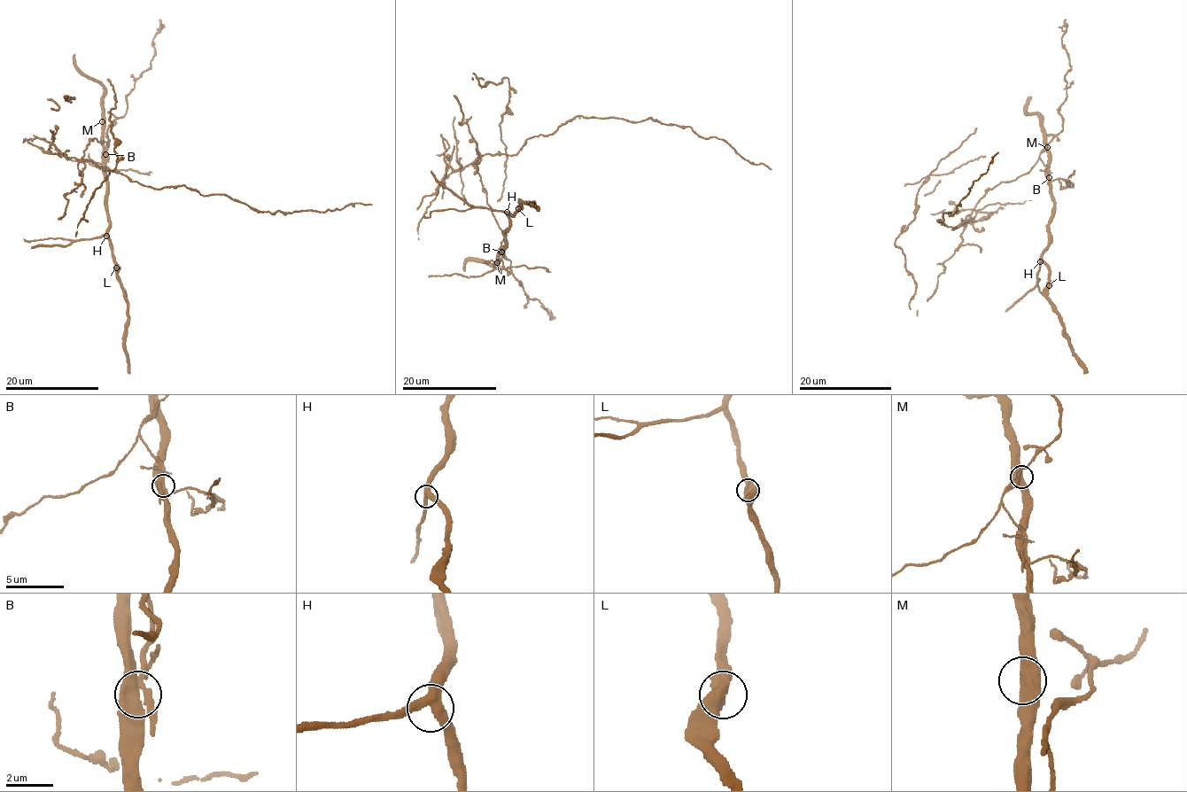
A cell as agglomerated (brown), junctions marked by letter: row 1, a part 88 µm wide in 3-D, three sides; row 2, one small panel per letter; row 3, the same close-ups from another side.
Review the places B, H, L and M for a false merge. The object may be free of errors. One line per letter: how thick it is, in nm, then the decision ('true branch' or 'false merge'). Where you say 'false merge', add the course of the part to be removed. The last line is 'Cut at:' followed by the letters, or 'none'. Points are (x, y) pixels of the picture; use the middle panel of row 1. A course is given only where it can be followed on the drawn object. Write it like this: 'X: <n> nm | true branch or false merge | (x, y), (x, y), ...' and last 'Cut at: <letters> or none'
B: 500 nm | false merge | (502, 252), (503, 235), (477, 159), (515, 155), (528, 139), (552, 135), (577, 116), (691, 127), (771, 169)
H: 400 nm | true branch
L: 550 nm | true branch
M: 550 nm | true branch
Cut at: B

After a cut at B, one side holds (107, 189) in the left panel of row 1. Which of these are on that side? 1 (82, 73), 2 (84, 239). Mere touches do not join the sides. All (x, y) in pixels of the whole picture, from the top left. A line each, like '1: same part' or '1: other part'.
1: same part
2: same part

